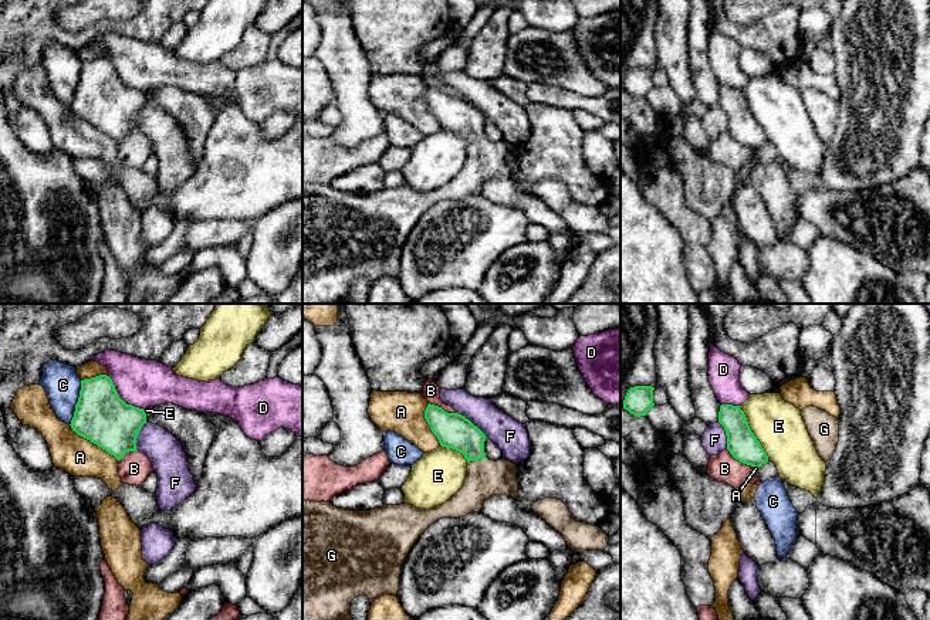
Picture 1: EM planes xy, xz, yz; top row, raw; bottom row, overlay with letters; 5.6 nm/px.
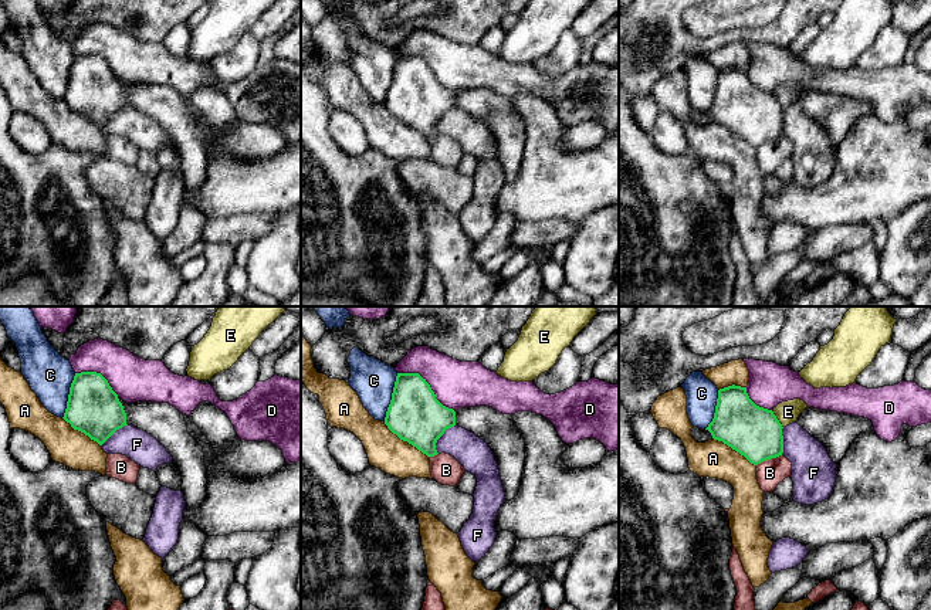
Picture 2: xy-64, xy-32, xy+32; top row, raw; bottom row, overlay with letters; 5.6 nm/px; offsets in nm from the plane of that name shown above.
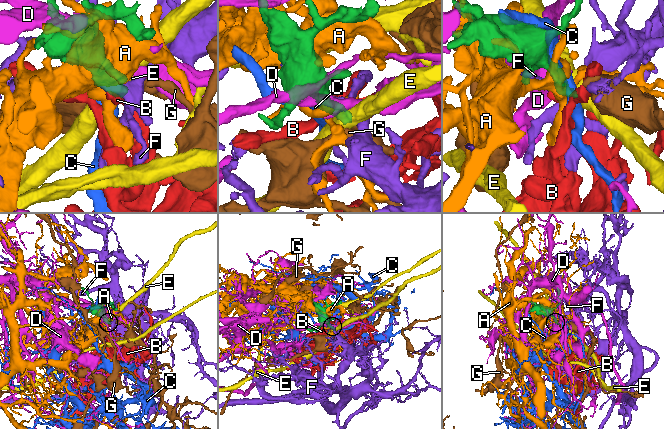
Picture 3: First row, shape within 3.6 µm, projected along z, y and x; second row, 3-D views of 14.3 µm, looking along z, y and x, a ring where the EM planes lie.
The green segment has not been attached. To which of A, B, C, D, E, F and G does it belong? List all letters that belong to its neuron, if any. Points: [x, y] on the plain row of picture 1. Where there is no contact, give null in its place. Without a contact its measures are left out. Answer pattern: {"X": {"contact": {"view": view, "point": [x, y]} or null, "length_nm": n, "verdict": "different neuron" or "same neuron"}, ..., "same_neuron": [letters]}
{"A": {"contact": {"view": "xy", "point": [94, 125]}, "length_nm": 360, "verdict": "different neuron"}, "B": {"contact": {"view": "xz", "point": [442, 91]}, "length_nm": 180, "verdict": "different neuron"}, "C": {"contact": {"view": "xy", "point": [77, 85]}, "length_nm": 260, "verdict": "different neuron"}, "D": {"contact": {"view": "xy", "point": [121, 81]}, "length_nm": 280, "verdict": "different neuron"}, "E": {"contact": {"view": "yz", "point": [753, 115]}, "length_nm": 340, "verdict": "different neuron"}, "F": {"contact": {"view": "xz", "point": [472, 105]}, "length_nm": 220, "verdict": "different neuron"}, "G": {"contact": {"view": "xz", "point": [476, 141]}, "length_nm": 120, "verdict": "same neuron"}, "same_neuron": ["G"]}

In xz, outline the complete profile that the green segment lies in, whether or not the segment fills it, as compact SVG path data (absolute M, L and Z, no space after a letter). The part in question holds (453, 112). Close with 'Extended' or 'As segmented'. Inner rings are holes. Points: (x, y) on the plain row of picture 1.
M427 87L425 101L442 129L456 132L467 142L467 157L463 169L444 186L433 192L419 192L409 186L383 187L372 193L346 193L331 184L302 183L302 304L352 304L351 284L366 278L369 284L390 277L398 278L402 247L417 220L442 200L461 200L478 194L493 177L515 180L518 176L517 146L501 140L490 142L484 135L486 116L459 95L447 95L442 89Z. Extended

